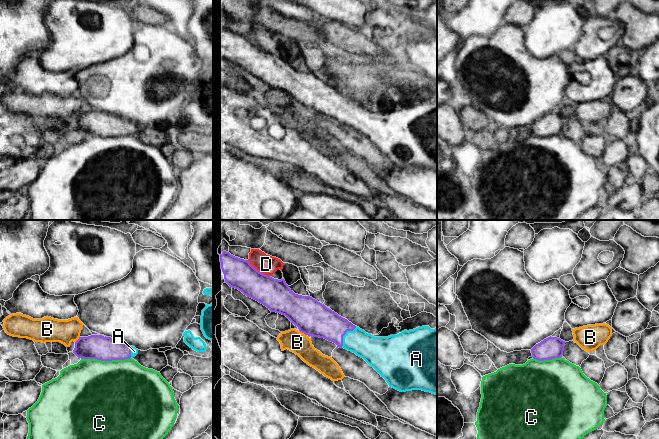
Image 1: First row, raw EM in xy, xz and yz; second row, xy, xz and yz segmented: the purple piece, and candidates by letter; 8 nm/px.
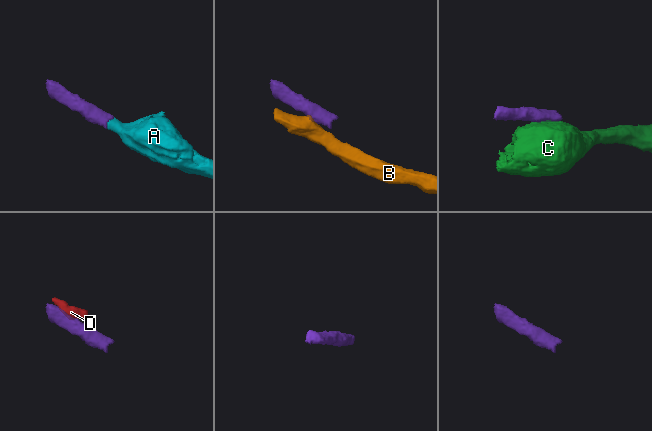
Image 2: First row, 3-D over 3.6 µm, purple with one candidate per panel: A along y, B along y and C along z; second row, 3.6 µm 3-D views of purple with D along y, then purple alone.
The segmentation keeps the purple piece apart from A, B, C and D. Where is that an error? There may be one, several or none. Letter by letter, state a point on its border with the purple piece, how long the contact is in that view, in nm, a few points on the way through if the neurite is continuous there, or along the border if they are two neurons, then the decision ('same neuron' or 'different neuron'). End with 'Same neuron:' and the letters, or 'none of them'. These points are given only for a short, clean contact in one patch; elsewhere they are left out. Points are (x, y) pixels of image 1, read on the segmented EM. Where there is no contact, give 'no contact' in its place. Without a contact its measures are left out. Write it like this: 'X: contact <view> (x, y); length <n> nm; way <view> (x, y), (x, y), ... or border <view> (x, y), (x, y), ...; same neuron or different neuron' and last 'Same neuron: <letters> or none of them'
A: contact xz (344, 334); length 220 nm; way xz (317, 320), (328, 324), (344, 334), (371, 349); same neuron
B: contact xz (303, 332); length 80 nm; border xz (299, 330), (306, 335); different neuron
C: contact xy (105, 360); length 400 nm; border xy (130, 357), (114, 360), (81, 359); different neuron
D: contact xz (257, 270); length 220 nm; border xz (247, 260), (259, 271), (269, 276); different neuron
Same neuron: A

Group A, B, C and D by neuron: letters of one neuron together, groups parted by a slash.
A / B / C / D

